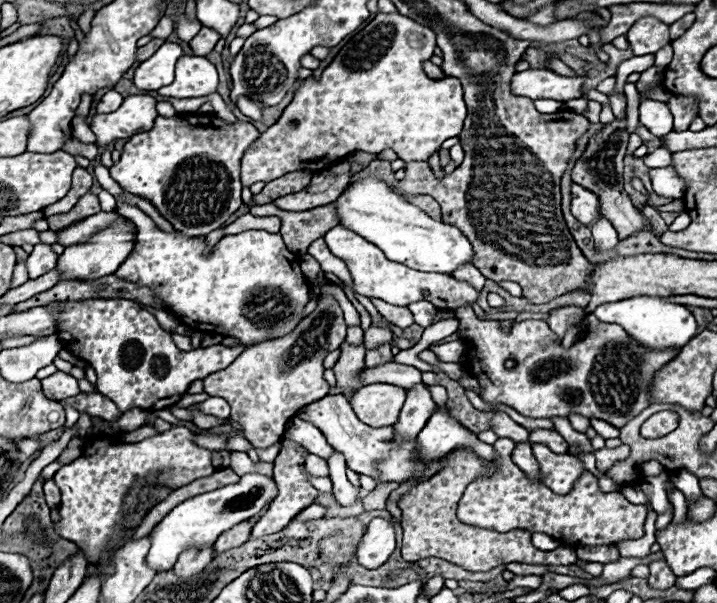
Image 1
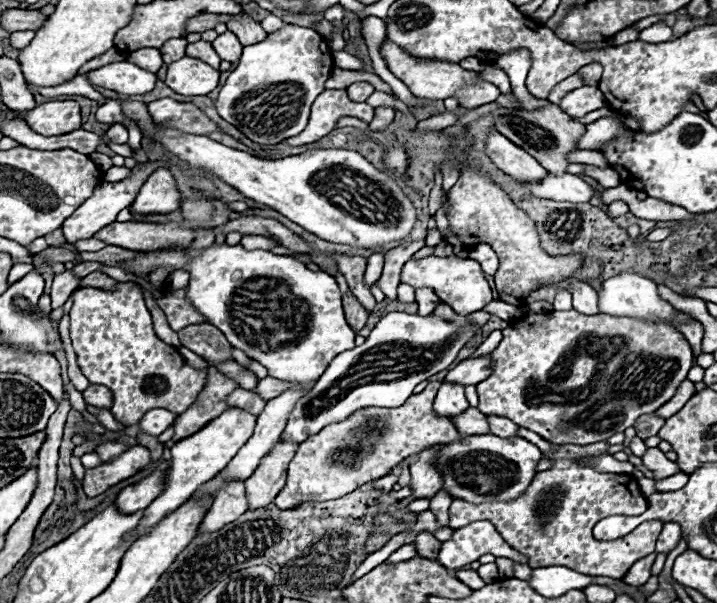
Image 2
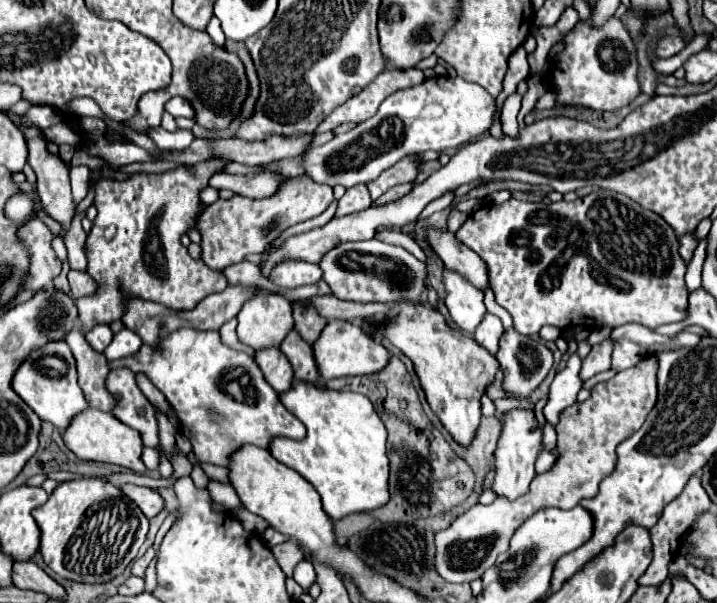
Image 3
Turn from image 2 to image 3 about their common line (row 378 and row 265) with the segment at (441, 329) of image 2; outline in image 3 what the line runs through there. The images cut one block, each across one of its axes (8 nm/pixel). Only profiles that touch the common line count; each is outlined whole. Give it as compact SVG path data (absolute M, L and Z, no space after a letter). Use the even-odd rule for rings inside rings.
M376 238L364 242L344 242L332 248L318 262L322 268L322 280L332 290L332 296L350 302L418 302L426 290L426 264L416 260L408 250L392 244L384 244Z

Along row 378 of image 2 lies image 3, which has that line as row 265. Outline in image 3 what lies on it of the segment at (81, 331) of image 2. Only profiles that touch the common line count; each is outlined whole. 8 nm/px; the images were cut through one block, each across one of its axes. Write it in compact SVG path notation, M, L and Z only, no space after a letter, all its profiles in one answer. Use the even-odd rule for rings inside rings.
M208 160L190 170L178 168L164 174L132 174L124 182L100 180L96 184L94 206L98 216L86 240L88 274L96 280L96 292L76 300L82 332L88 332L96 324L120 320L122 290L172 310L192 310L202 298L222 292L228 286L222 272L214 272L200 260L194 260L180 244L186 230L196 228L196 216L204 210L200 190L206 188L206 180L224 164L222 160ZM108 226L116 228L110 240L104 236Z

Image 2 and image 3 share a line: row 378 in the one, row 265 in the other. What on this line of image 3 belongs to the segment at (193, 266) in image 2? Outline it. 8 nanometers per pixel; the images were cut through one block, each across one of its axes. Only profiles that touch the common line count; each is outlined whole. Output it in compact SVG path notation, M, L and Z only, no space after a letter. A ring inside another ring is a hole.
M282 262L270 274L270 280L280 288L298 288L306 284L316 284L320 278L322 278L320 266L308 262Z

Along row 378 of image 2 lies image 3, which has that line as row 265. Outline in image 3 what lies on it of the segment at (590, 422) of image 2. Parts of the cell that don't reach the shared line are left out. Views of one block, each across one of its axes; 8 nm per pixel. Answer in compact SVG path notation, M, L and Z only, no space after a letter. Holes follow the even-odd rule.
M596 190L584 198L578 198L574 202L556 202L556 204L544 204L544 202L522 202L516 198L510 198L504 204L486 204L482 206L476 214L472 214L466 224L458 230L458 240L462 244L466 244L470 250L474 250L478 256L482 256L486 268L488 268L488 280L492 280L492 290L496 296L496 302L508 310L508 314L514 320L514 328L516 332L524 334L524 336L534 336L540 332L542 326L550 324L556 326L560 330L572 328L572 326L580 326L586 322L586 326L590 328L600 328L600 326L622 326L626 322L638 322L646 328L656 328L668 322L680 322L688 316L688 292L686 292L686 284L684 284L684 274L686 274L686 264L678 254L678 238L674 234L674 230L670 228L668 222L664 222L662 216L658 216L652 210L642 208L640 204L636 204L634 200L630 200L624 194L618 192L610 192L610 190Z

